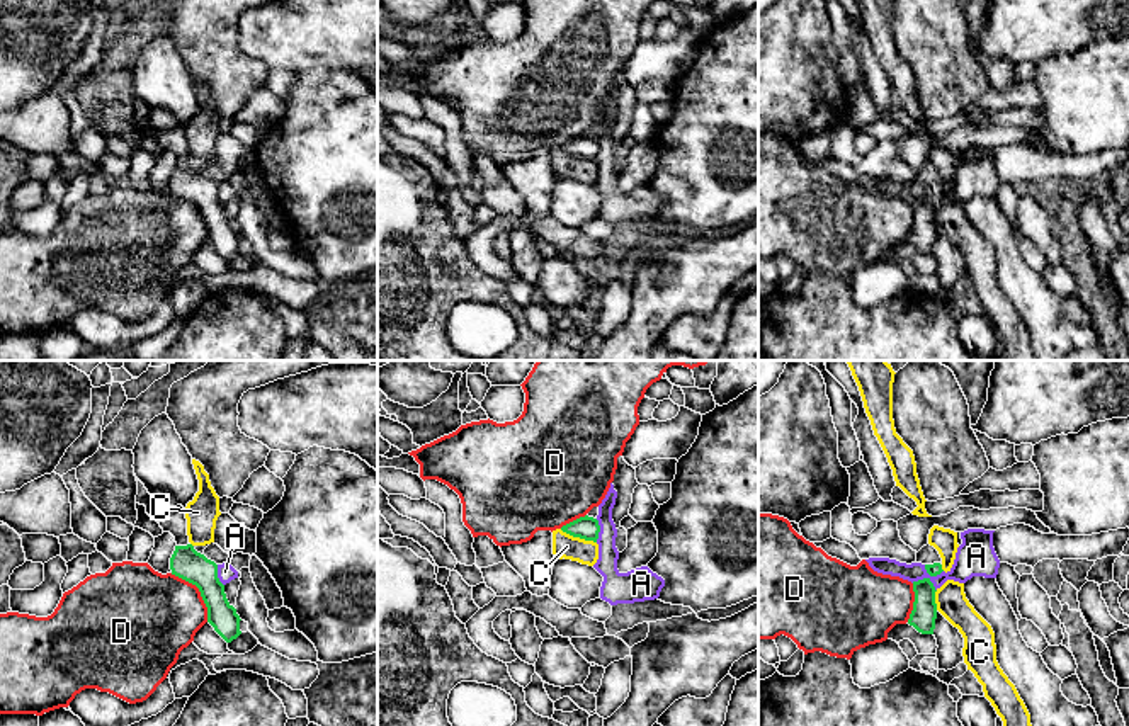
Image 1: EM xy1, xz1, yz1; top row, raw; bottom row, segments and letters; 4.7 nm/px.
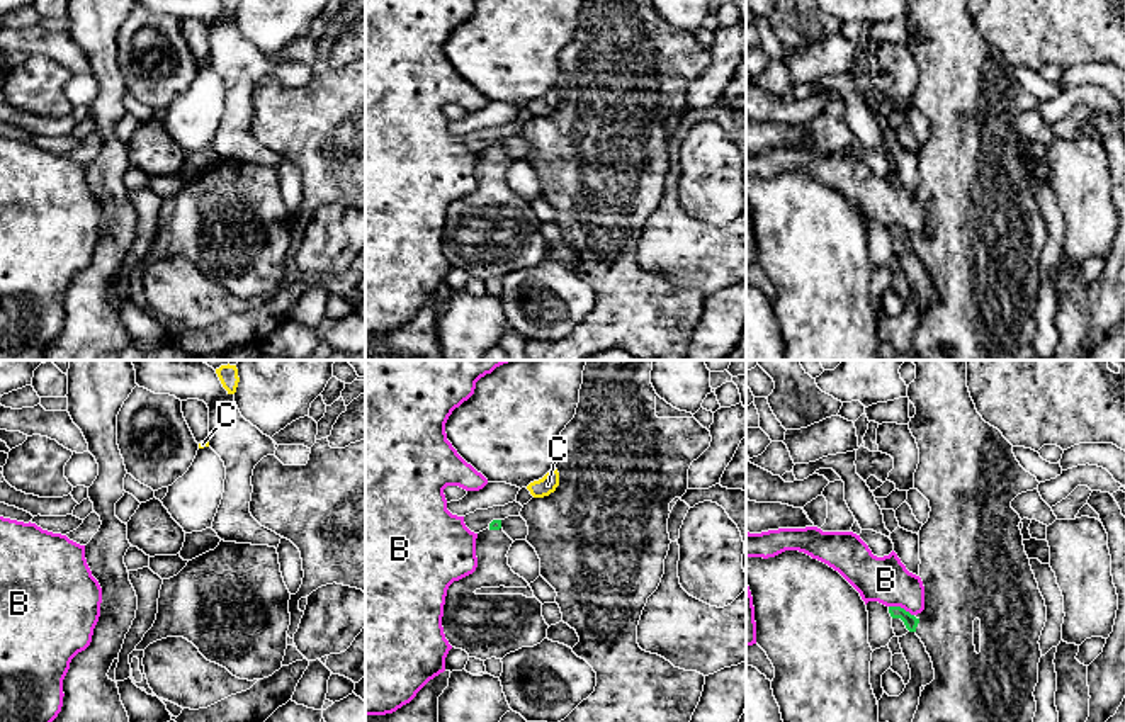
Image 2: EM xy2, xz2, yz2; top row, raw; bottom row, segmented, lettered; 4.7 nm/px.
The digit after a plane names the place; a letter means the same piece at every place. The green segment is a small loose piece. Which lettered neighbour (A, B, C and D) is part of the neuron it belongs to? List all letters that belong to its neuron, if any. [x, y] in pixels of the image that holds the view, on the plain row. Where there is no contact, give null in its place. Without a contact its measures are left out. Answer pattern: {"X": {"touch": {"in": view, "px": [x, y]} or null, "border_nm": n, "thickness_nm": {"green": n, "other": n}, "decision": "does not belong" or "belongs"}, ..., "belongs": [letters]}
{"A": {"touch": {"in": "yz1", "px": [927, 198]}, "border_nm": 160, "thickness_nm": {"green": 120, "other": 180}, "decision": "does not belong"}, "B": {"touch": {"in": "yz2", "px": [899, 226]}, "border_nm": 130, "thickness_nm": {"green": 70, "other": 220}, "decision": "does not belong"}, "C": {"touch": {"in": "xz1", "px": [578, 155]}, "border_nm": 190, "thickness_nm": {"green": 110, "other": 120}, "decision": "does not belong"}, "D": {"touch": {"in": "xy1", "px": [199, 209]}, "border_nm": 300, "thickness_nm": {"green": 150, "other": 400}, "decision": "does not belong"}, "belongs": []}

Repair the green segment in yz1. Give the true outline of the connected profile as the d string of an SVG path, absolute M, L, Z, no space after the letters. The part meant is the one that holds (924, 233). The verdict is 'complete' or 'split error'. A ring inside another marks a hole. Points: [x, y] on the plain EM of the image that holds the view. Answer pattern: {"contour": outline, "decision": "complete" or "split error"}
{"contour": "M930 197L913 201L915 221L908 243L922 253L933 253L937 238L935 206Z", "decision": "complete"}

